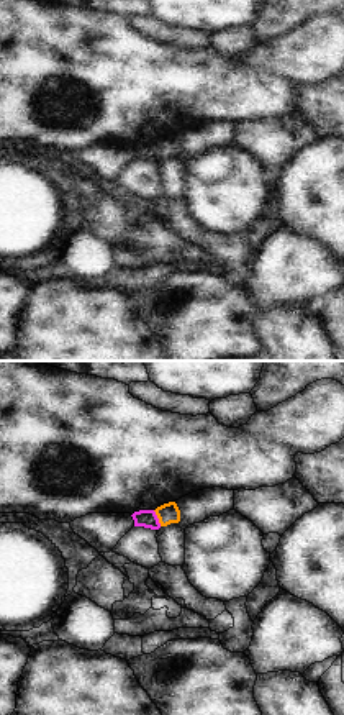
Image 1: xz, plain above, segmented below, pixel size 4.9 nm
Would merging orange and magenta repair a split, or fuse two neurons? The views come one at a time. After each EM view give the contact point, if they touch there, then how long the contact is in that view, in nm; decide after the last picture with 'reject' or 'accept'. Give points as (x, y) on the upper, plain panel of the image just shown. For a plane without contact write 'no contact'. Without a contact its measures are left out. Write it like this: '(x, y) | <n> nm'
(158, 150) | 90 nm

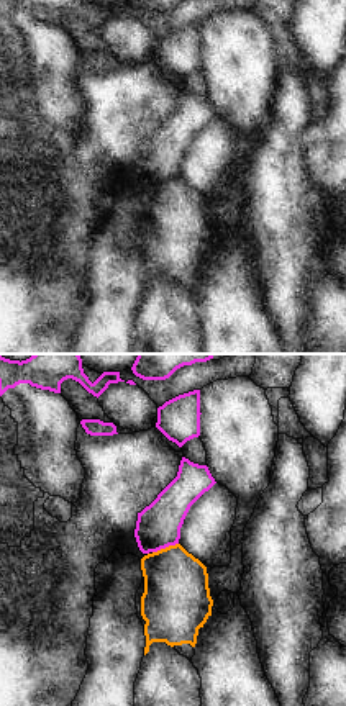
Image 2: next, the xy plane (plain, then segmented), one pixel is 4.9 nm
(166, 181) | 140 nm

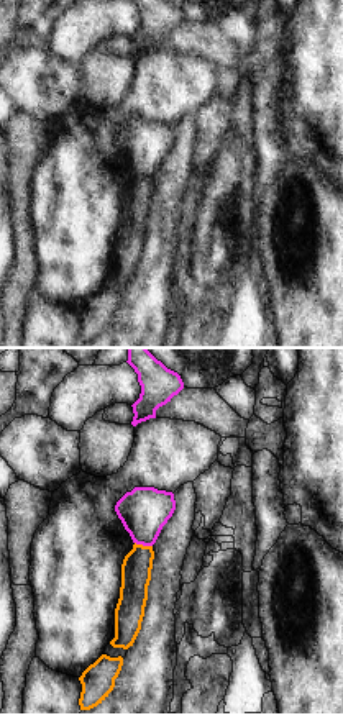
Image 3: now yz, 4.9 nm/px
(141, 177) | 90 nm

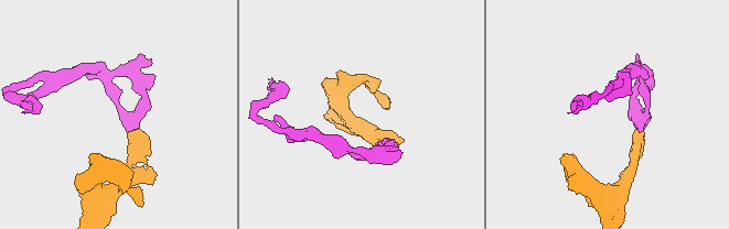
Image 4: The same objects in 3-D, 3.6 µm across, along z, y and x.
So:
reject

